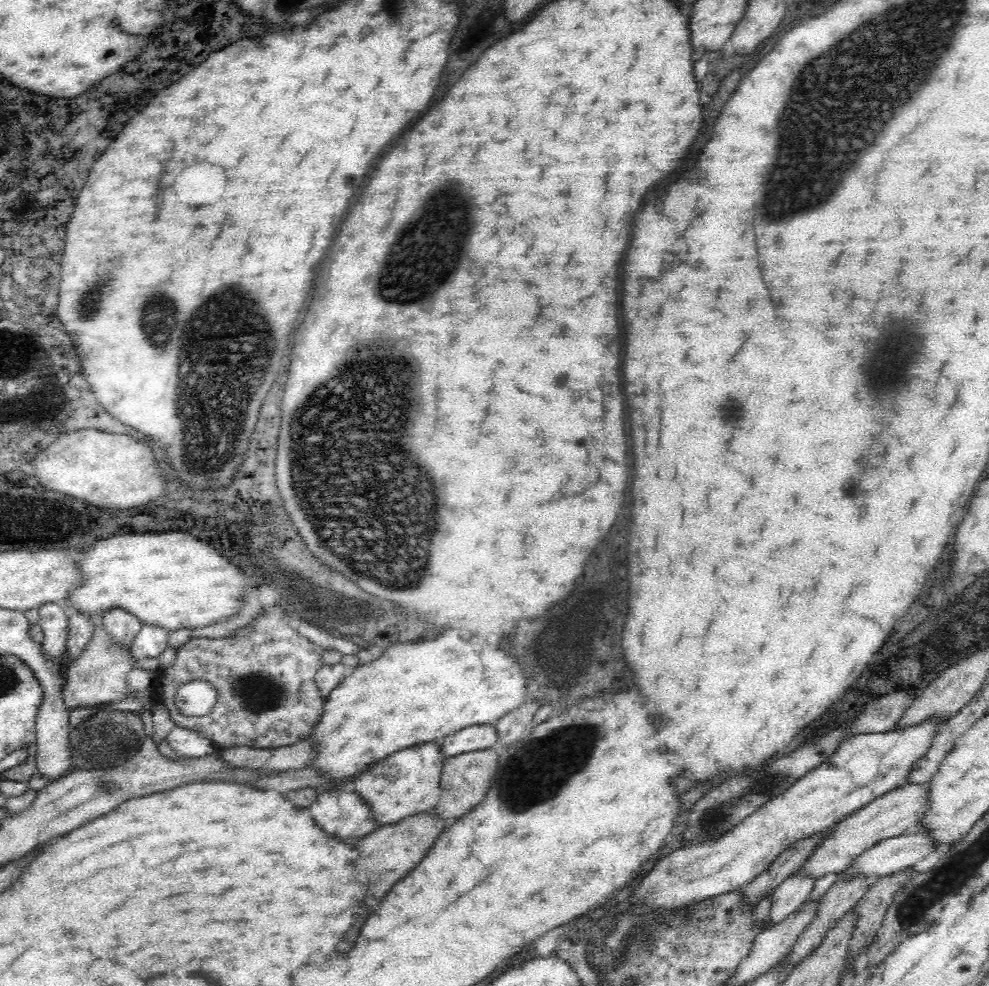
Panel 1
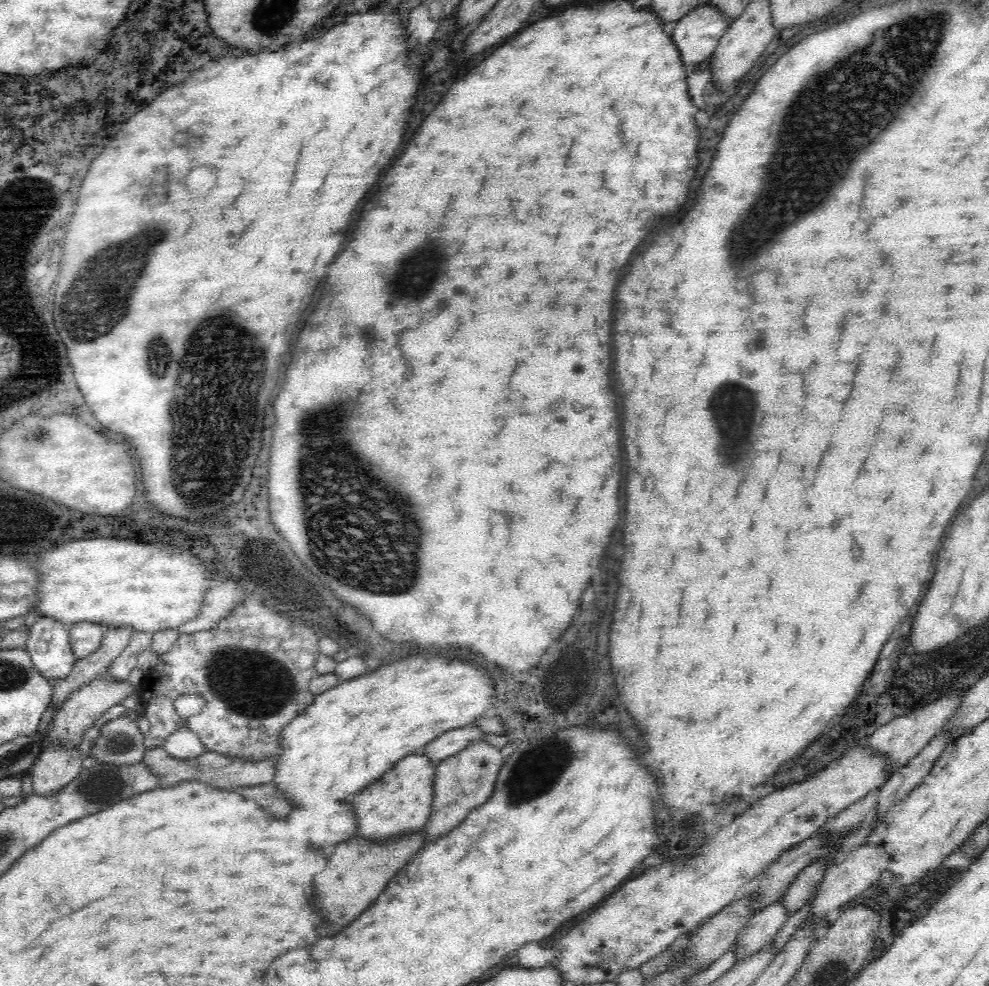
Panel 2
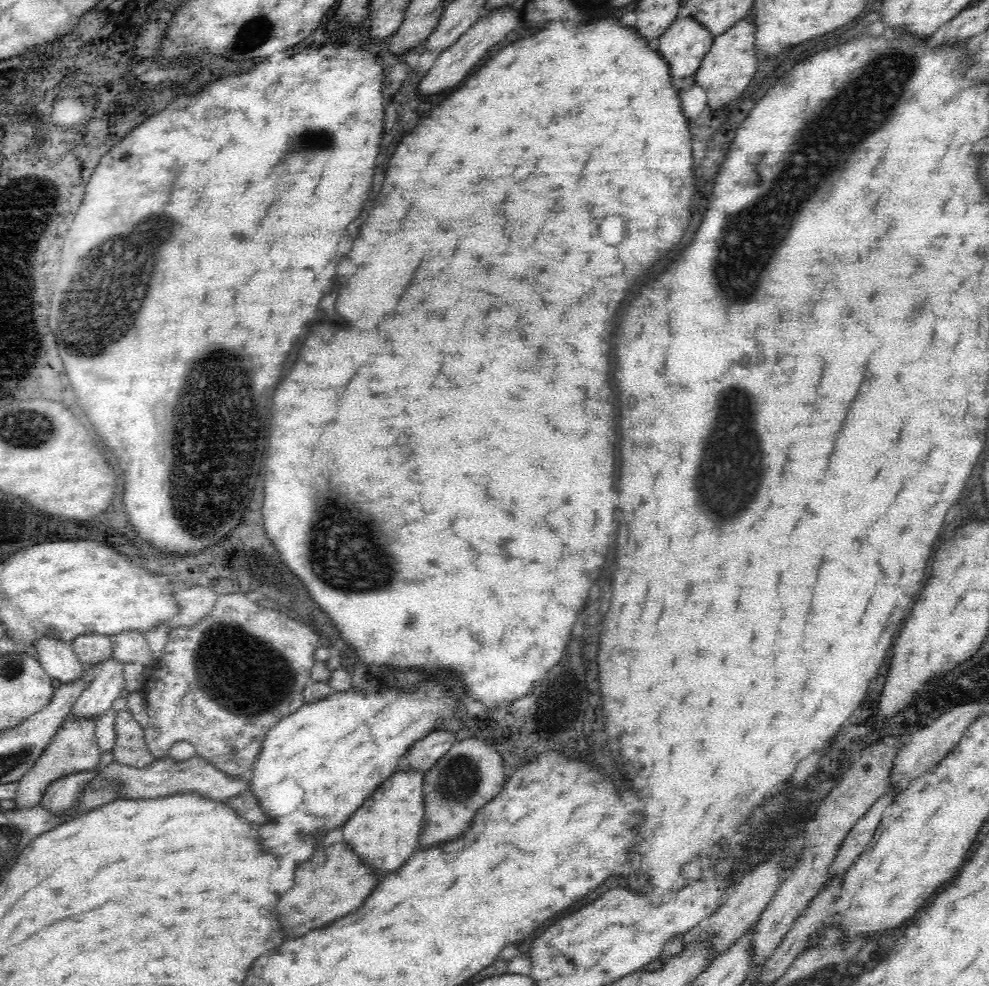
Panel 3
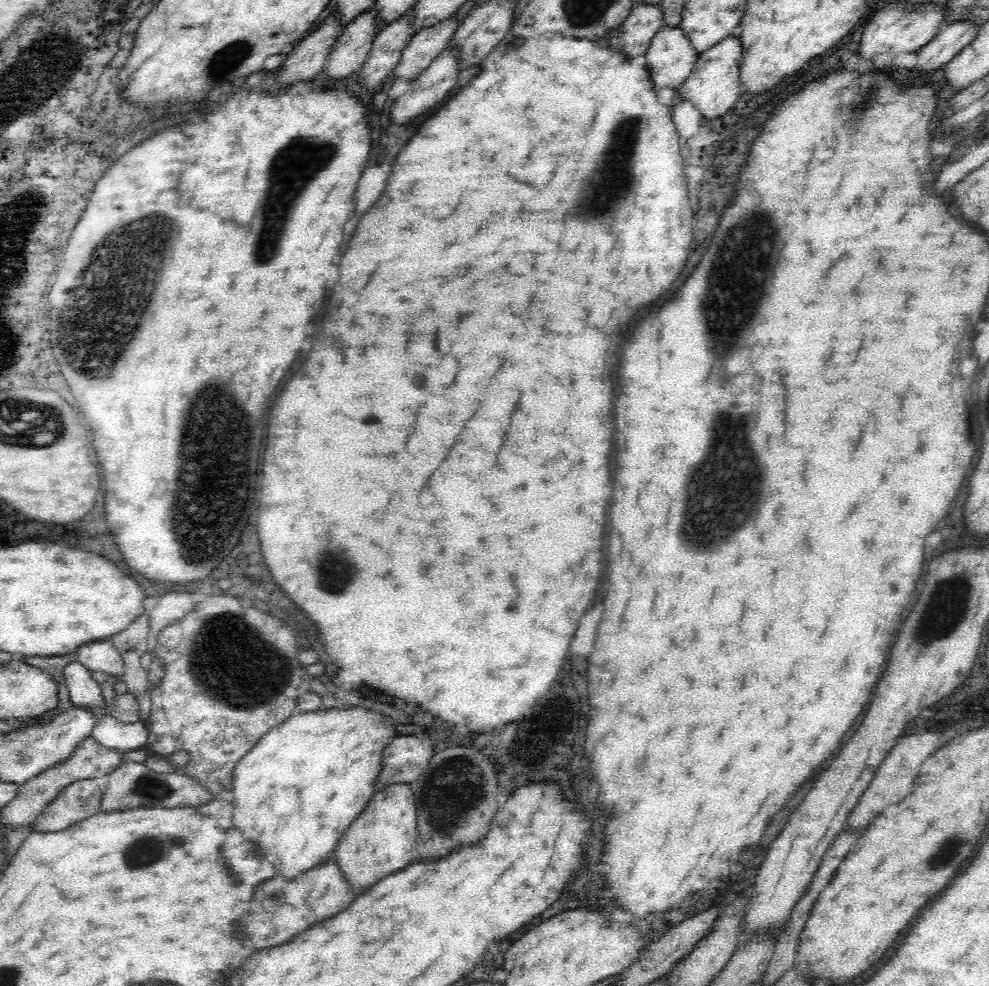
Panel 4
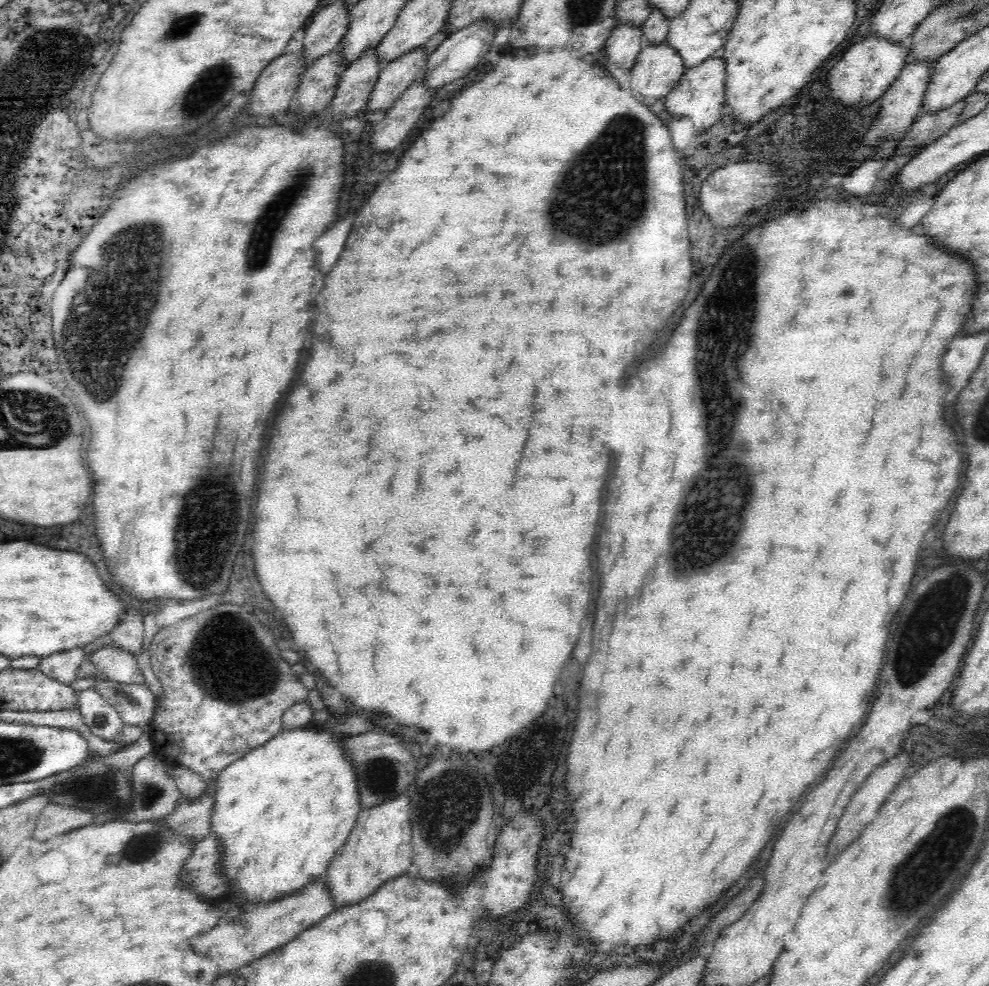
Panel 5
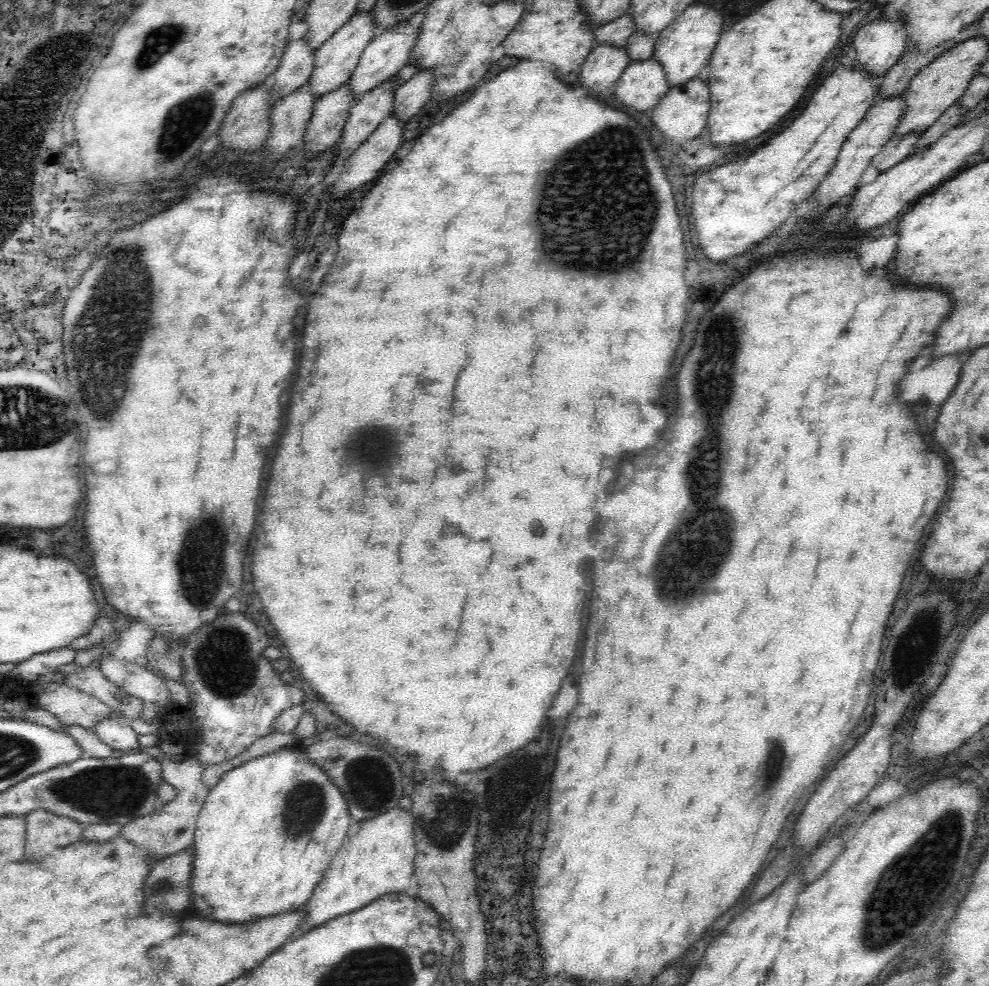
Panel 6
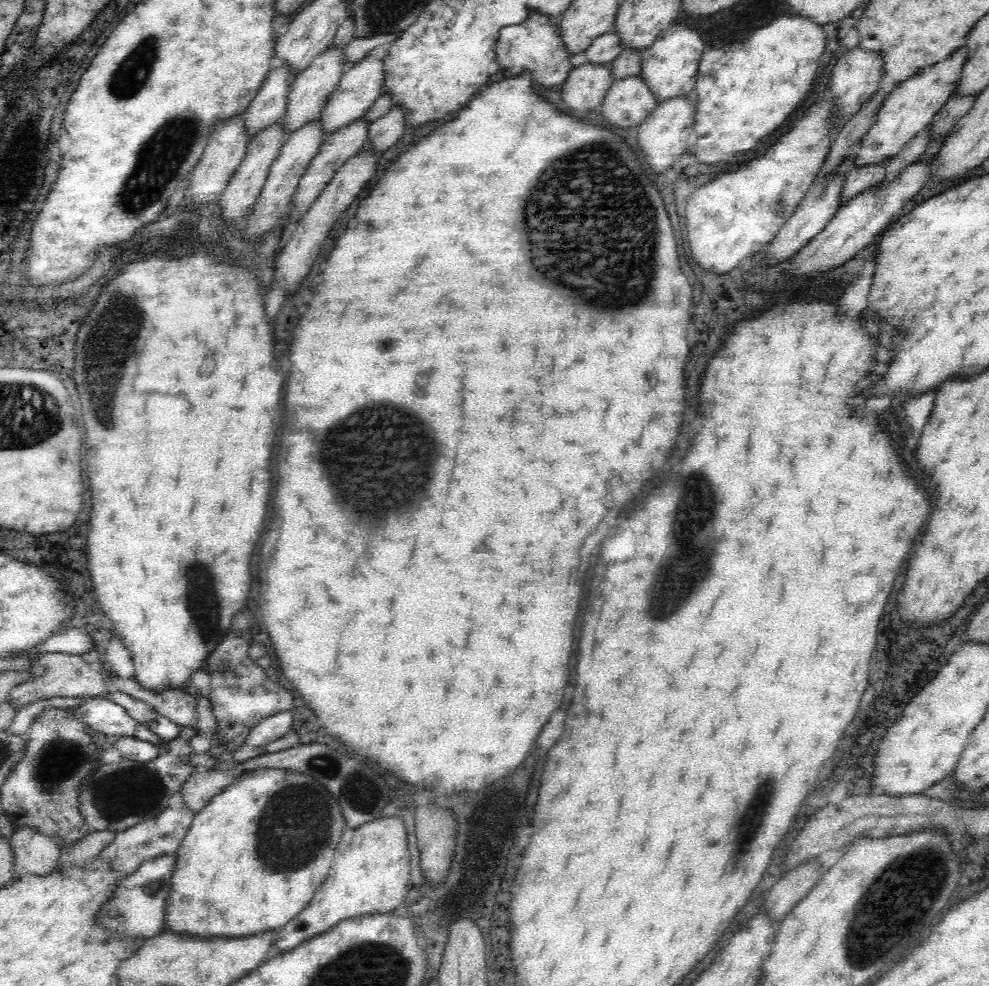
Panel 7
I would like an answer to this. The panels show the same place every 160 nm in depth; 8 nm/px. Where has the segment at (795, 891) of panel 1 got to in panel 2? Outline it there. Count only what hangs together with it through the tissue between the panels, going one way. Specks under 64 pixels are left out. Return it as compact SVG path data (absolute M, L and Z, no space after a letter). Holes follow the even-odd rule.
M783 897L754 913L737 936L740 946L738 960L744 960L758 948L772 943L786 918L788 914L783 905Z

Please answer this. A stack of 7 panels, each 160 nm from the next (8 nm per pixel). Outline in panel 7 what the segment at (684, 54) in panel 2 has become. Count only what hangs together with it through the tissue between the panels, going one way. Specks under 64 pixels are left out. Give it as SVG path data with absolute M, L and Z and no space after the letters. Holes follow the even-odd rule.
M641 73L616 78L605 95L602 108L598 109L602 110L608 124L618 128L639 126L658 103L641 78Z

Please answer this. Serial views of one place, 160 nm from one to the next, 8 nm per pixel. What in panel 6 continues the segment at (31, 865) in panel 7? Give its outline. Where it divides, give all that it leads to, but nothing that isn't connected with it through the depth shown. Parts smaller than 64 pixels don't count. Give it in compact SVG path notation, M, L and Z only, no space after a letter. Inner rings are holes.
M33 810L25 816L25 858L36 856L46 845L68 846L78 842L85 826L69 816Z

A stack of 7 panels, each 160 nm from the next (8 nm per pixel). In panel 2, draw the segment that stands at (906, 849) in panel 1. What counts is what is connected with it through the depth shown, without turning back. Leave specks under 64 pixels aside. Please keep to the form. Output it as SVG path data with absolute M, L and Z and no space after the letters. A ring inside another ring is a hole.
M883 843L876 845L864 845L859 847L852 856L847 857L843 862L832 865L824 873L819 891L815 894L815 899L811 904L810 915L813 918L824 918L828 914L838 913L840 906L844 906L848 900L864 892L879 877L879 874L889 865L891 854Z

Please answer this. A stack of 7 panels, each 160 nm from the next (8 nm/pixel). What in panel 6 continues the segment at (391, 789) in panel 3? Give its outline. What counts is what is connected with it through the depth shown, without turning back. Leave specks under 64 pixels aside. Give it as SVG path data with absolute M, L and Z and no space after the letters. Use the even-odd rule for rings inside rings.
M396 807L392 810L350 824L346 838L341 844L334 862L330 863L322 880L316 885L312 896L303 904L305 918L299 929L289 938L296 940L300 934L316 928L332 918L364 908L390 892L408 890L410 876L416 856L416 842L412 834L412 815L408 809Z

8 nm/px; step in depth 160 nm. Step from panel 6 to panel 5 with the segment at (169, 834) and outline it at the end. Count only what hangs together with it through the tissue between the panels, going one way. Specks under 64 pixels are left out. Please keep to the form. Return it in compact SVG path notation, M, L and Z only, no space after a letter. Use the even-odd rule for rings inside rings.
M203 793L196 798L184 798L163 818L163 823L178 834L185 834L200 842L211 832L212 795Z

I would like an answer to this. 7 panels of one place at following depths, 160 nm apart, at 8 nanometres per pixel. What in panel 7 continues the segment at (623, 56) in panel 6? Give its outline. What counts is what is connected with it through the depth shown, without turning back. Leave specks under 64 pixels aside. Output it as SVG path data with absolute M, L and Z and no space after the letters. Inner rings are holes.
M586 62L572 69L561 87L568 111L579 118L598 108L614 80L610 64Z

